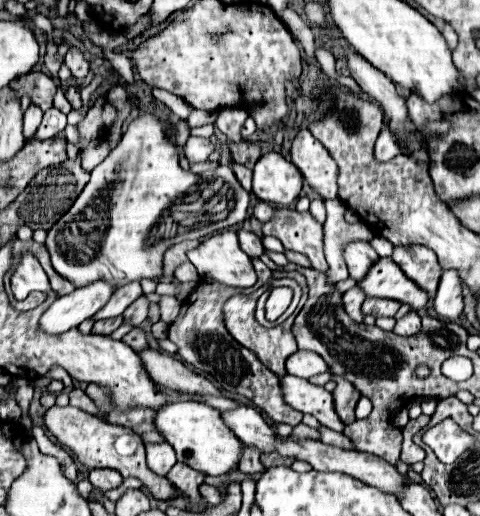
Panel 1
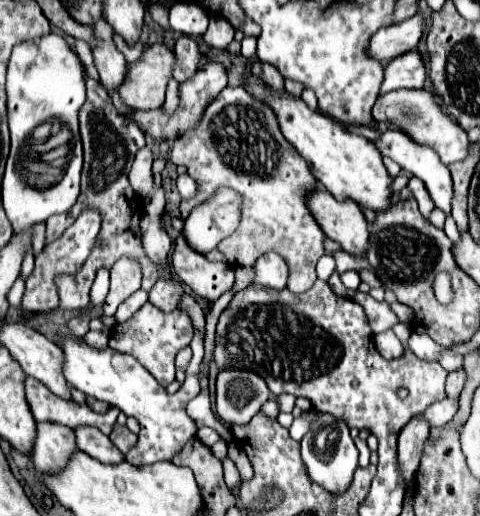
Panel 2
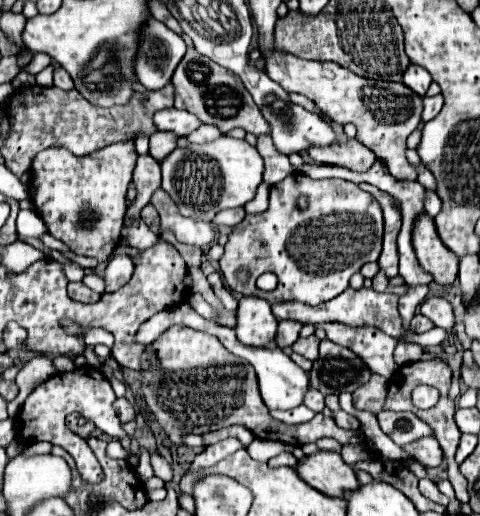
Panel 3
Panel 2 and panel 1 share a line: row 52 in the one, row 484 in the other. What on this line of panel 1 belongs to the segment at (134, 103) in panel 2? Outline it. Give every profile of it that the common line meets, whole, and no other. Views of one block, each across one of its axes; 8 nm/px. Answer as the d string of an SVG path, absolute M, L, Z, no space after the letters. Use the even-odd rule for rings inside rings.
M52 406L46 416L44 416L46 428L58 438L60 444L64 444L66 448L70 448L76 456L78 462L82 462L86 468L108 468L108 470L116 470L120 472L124 478L138 478L142 482L142 486L146 486L152 496L156 500L174 500L178 498L174 484L168 482L168 478L158 476L154 472L148 470L146 466L146 450L144 450L144 442L140 442L140 438L136 438L134 442L134 432L128 428L120 428L120 426L112 426L108 422L102 422L100 418L74 408L74 406Z

